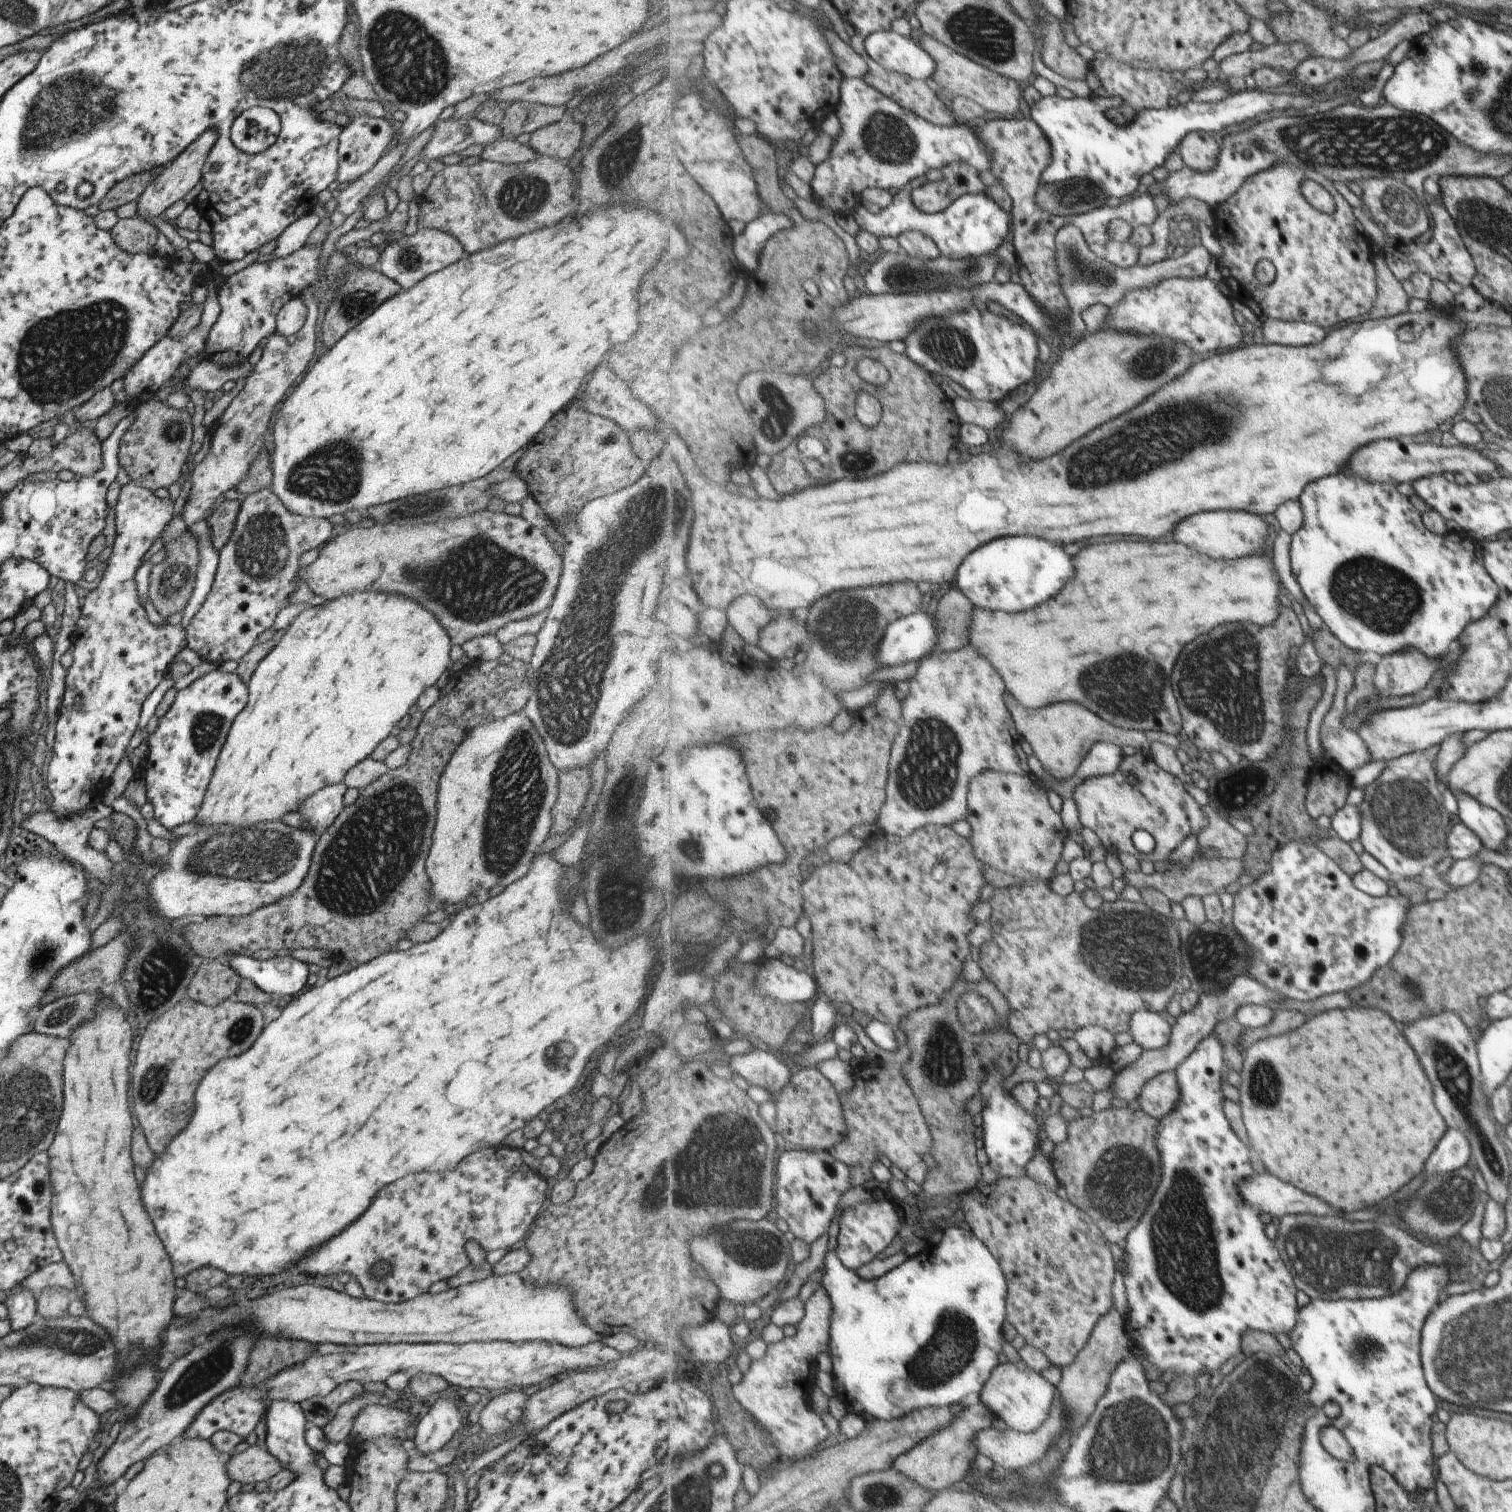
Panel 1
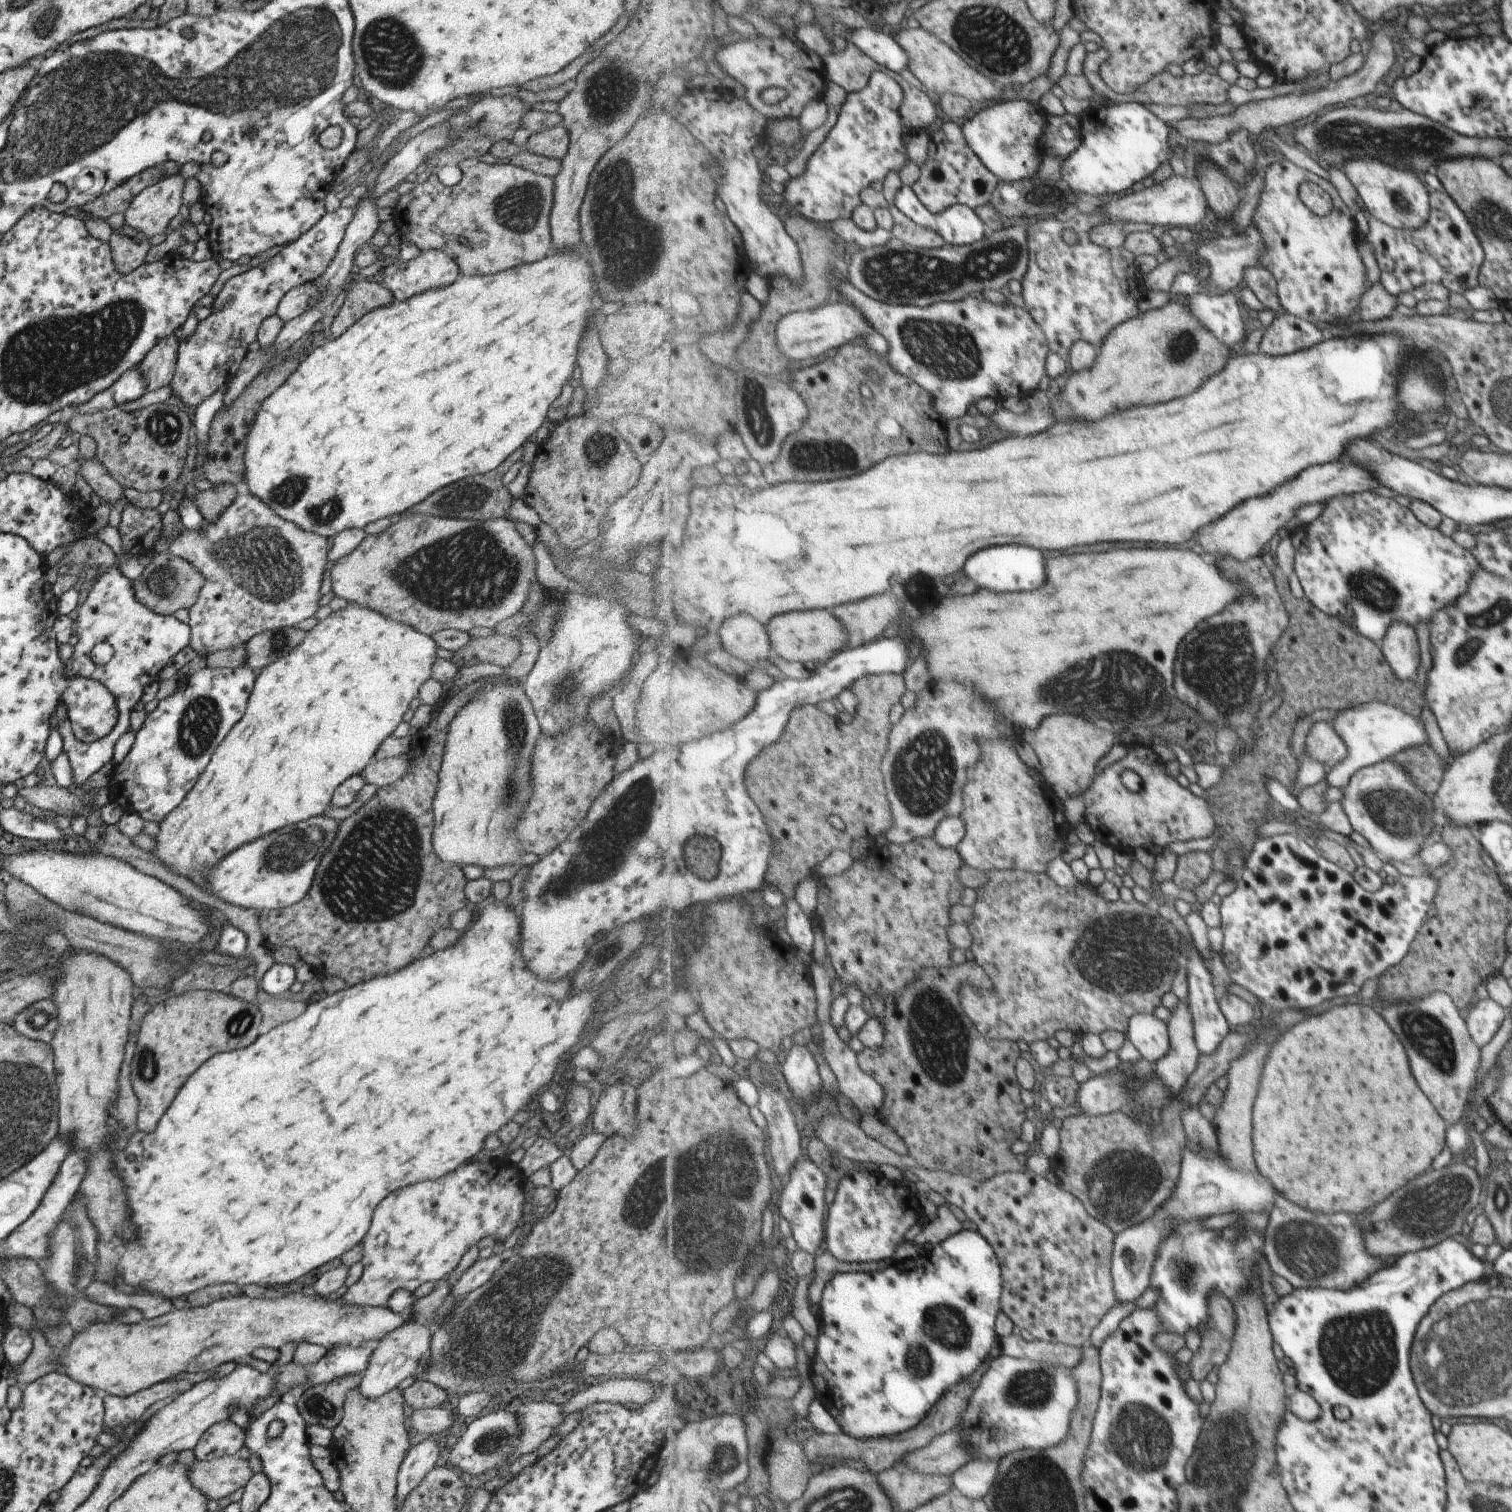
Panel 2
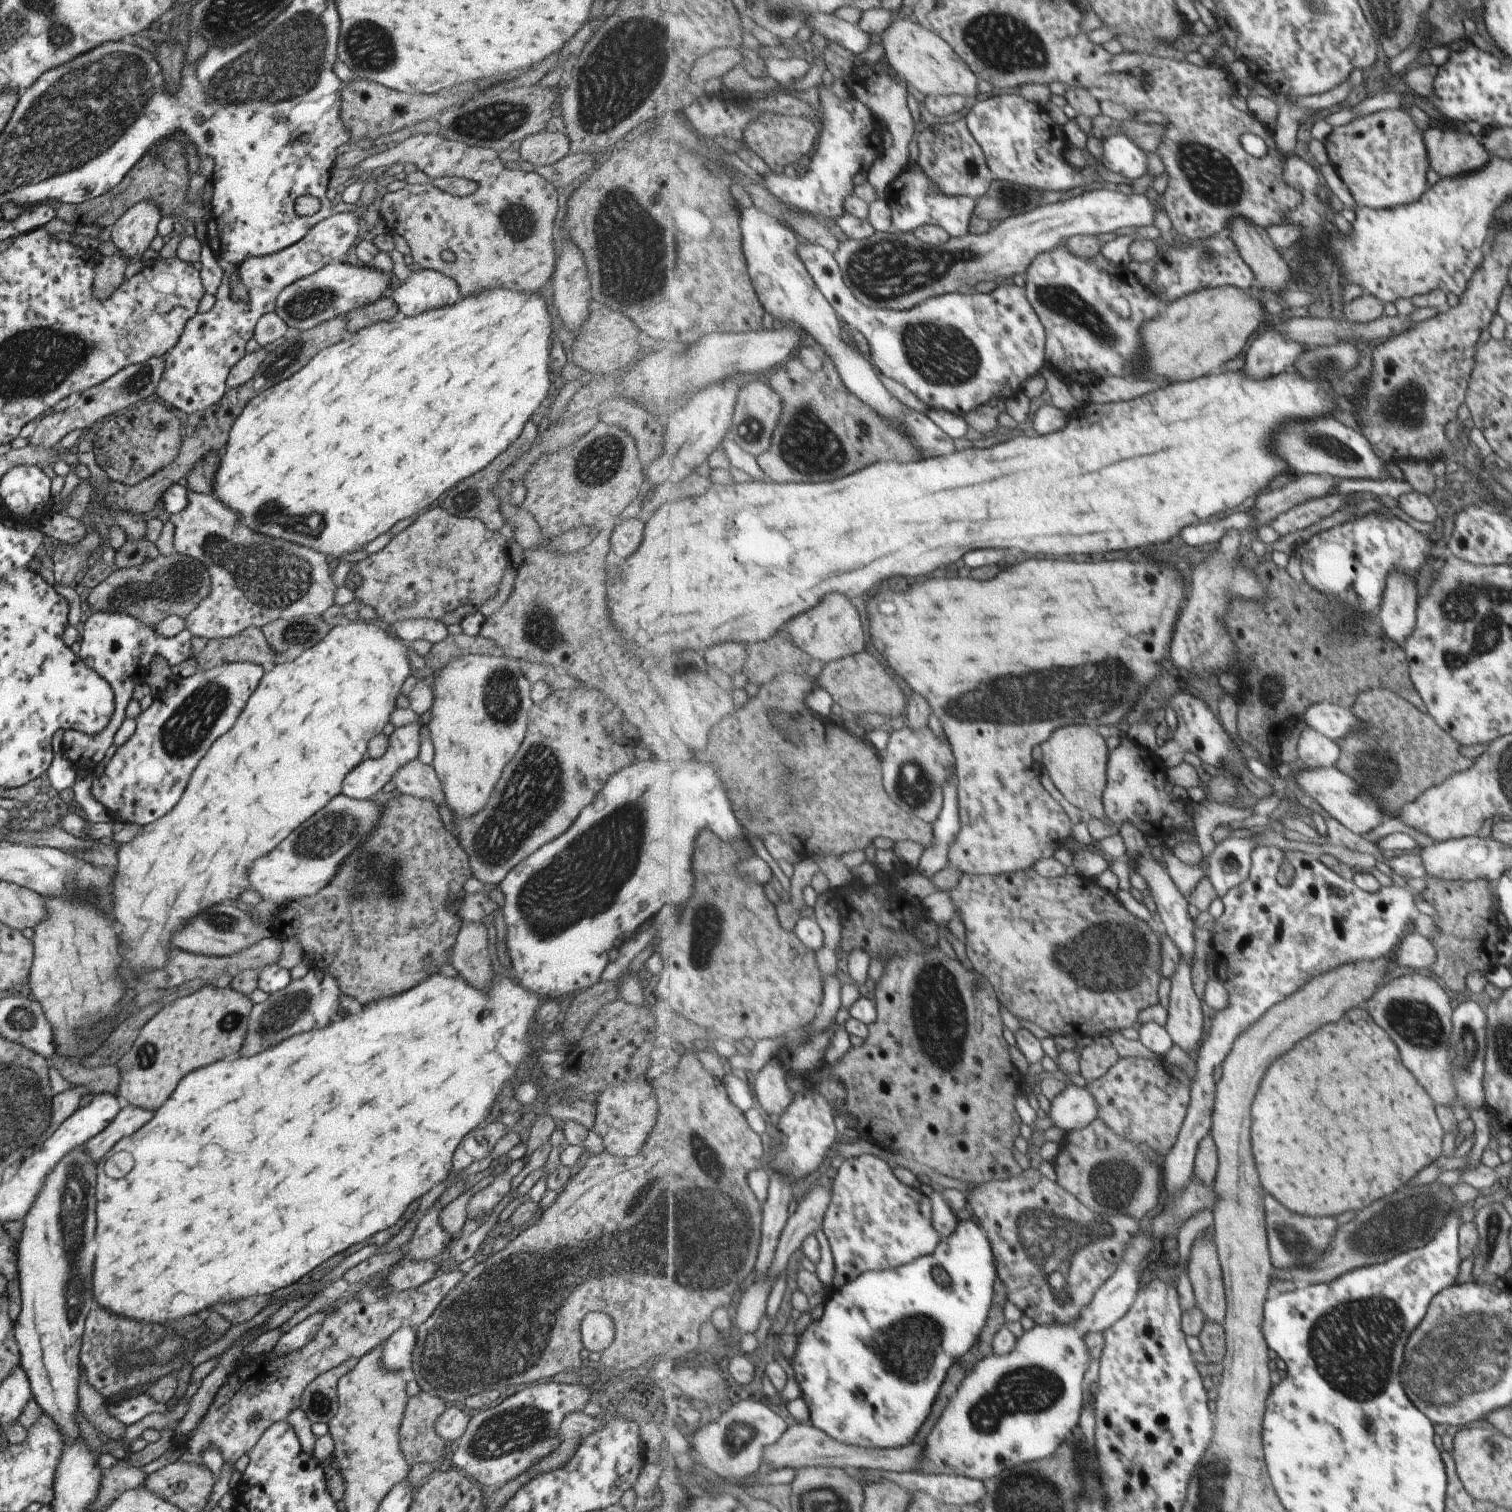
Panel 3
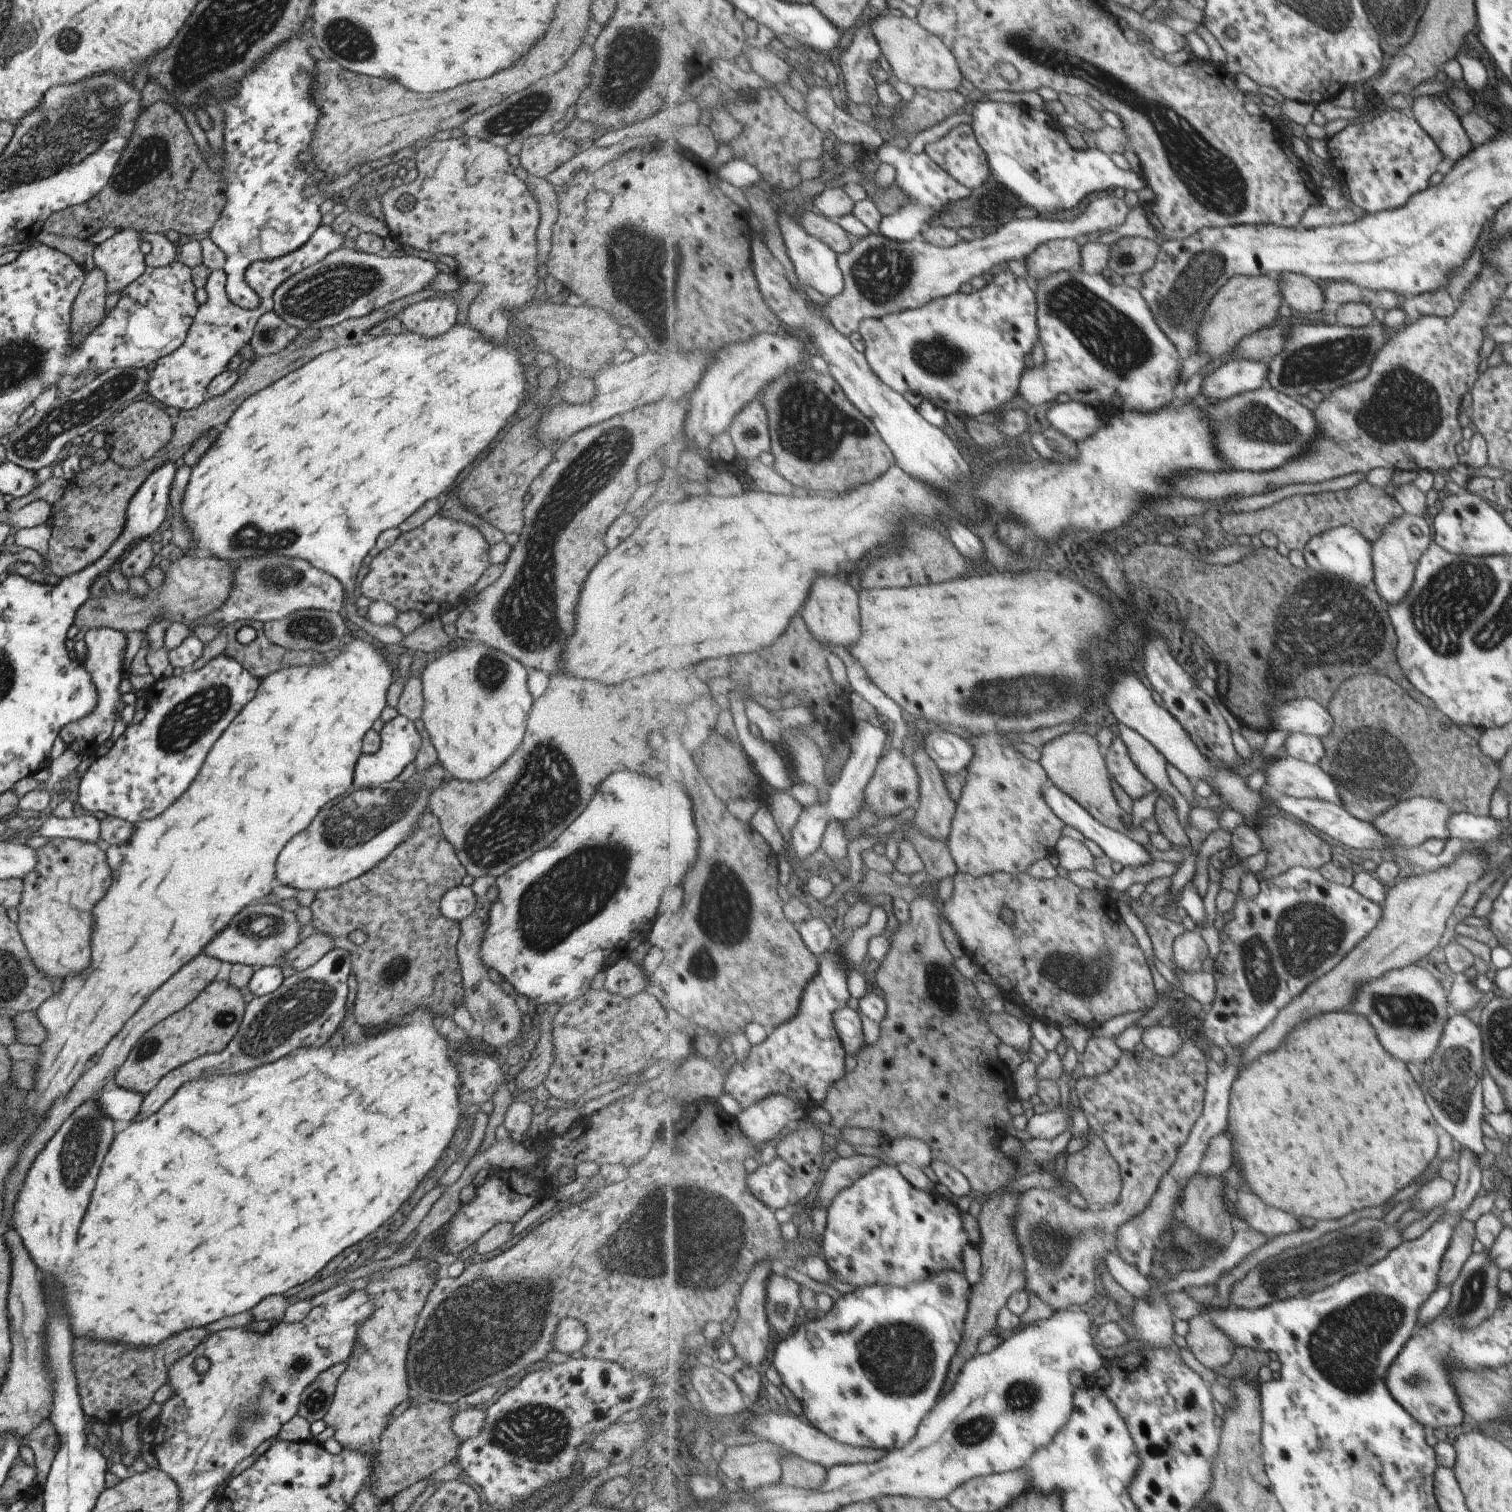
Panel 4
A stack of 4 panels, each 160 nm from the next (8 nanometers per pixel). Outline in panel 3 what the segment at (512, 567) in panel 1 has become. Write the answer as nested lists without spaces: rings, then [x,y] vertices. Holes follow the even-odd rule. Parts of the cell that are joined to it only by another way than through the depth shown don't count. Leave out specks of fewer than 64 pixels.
[[[442,507],[432,508],[432,510],[428,510],[428,512],[424,512],[424,514],[418,516],[413,524],[394,536],[384,549],[370,554],[368,558],[356,562],[356,565],[352,566],[350,573],[359,574],[360,578],[362,578],[362,585],[354,591],[355,598],[364,603],[364,605],[371,606],[377,612],[379,616],[378,620],[382,620],[384,625],[390,623],[393,625],[396,621],[410,619],[434,619],[435,621],[443,622],[445,625],[456,622],[460,623],[469,614],[479,611],[482,601],[495,595],[499,582],[506,578],[508,572],[512,569],[510,567],[510,558],[507,556],[506,542],[507,540],[499,532],[488,530],[480,519],[457,517],[456,515],[451,515]]]

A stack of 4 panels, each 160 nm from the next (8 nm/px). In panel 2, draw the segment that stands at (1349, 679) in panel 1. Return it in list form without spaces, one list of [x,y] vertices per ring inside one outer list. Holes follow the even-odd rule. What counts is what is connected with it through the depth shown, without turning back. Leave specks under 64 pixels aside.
[[[1315,722],[1307,734],[1305,755],[1333,767],[1345,760],[1348,747],[1333,729],[1333,722]]]

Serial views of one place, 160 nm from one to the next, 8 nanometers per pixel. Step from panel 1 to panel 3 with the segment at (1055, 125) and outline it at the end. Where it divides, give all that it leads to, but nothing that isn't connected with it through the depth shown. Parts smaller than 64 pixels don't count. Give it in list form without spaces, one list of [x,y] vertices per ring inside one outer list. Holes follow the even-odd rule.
[[[1116,135],[1104,142],[1107,154],[1104,166],[1107,164],[1107,168],[1112,172],[1134,181],[1152,171],[1152,168],[1148,167],[1148,152],[1133,137]]]

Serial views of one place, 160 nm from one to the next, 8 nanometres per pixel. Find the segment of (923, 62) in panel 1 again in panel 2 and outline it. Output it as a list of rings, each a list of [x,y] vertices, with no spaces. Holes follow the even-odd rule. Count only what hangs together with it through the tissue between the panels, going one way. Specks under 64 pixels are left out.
[[[872,28],[851,29],[846,41],[858,45],[870,58],[879,62],[890,70],[900,72],[909,68],[909,53],[894,38],[894,35],[886,36],[882,32]]]

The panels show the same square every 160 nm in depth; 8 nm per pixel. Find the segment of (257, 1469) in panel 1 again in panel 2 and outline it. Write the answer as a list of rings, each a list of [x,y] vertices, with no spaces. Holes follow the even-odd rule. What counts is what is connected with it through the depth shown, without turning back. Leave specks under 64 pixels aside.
[[[238,1455],[223,1456],[209,1461],[194,1459],[189,1465],[189,1479],[208,1500],[230,1496],[238,1488],[244,1488],[252,1472],[248,1460]]]

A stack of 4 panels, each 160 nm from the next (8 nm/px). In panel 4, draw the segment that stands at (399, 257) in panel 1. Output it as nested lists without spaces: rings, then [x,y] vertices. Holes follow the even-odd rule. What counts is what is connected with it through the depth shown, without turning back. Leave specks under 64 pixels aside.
[[[427,298],[405,308],[397,317],[408,332],[433,339],[448,332],[455,325],[457,308],[454,299]]]

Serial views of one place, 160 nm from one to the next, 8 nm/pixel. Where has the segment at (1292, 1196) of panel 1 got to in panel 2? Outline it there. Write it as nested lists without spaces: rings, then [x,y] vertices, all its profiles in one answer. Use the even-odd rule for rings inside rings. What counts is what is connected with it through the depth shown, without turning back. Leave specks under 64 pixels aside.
[[[1190,1145],[1182,1148],[1182,1174],[1173,1197],[1154,1216],[1118,1234],[1113,1256],[1113,1277],[1118,1300],[1134,1303],[1153,1284],[1153,1270],[1167,1237],[1181,1223],[1207,1219],[1217,1214],[1241,1211],[1270,1211],[1275,1207],[1276,1188],[1260,1175],[1237,1171],[1223,1160],[1212,1160],[1195,1153]]]

